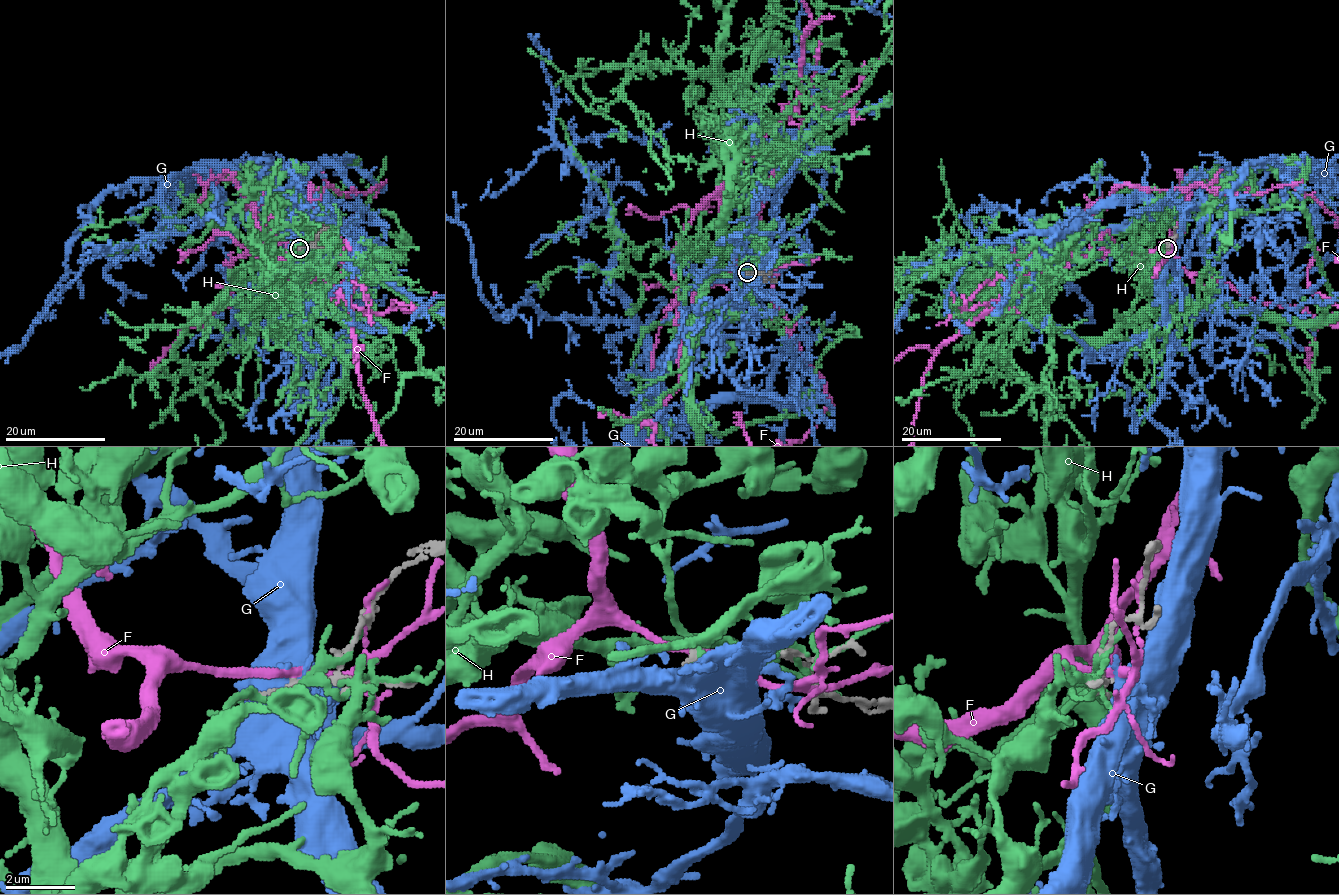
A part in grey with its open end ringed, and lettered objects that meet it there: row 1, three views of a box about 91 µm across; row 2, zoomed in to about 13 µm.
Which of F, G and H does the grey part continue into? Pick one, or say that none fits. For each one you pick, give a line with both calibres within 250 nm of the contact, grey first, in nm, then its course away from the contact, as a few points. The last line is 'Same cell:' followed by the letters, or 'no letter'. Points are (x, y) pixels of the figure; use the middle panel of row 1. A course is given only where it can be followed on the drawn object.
Same cell: no letter

